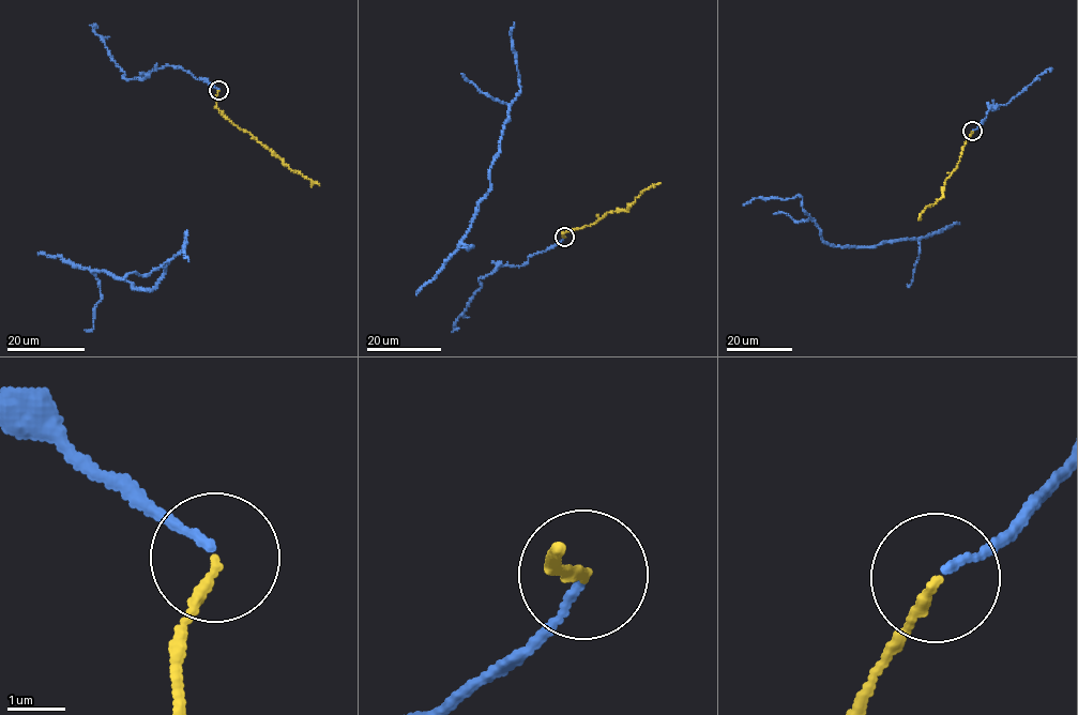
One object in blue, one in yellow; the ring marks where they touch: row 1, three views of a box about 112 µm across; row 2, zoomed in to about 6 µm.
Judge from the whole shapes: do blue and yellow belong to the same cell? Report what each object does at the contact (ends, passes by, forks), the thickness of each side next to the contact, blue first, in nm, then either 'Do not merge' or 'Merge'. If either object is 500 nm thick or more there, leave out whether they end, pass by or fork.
At the ring blue ends. At the ring yellow ends. Thickness 120 nm (blue) against 170 nm. Merge

